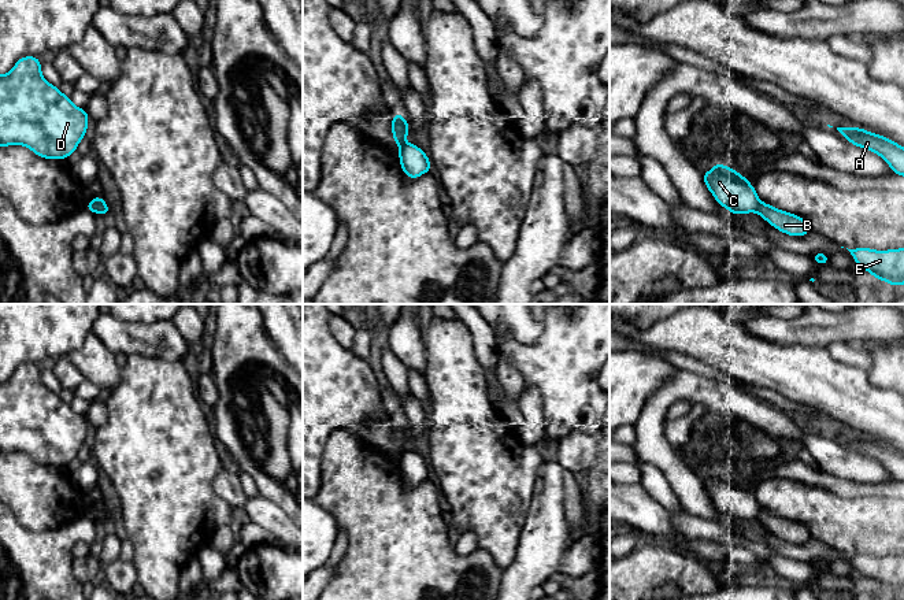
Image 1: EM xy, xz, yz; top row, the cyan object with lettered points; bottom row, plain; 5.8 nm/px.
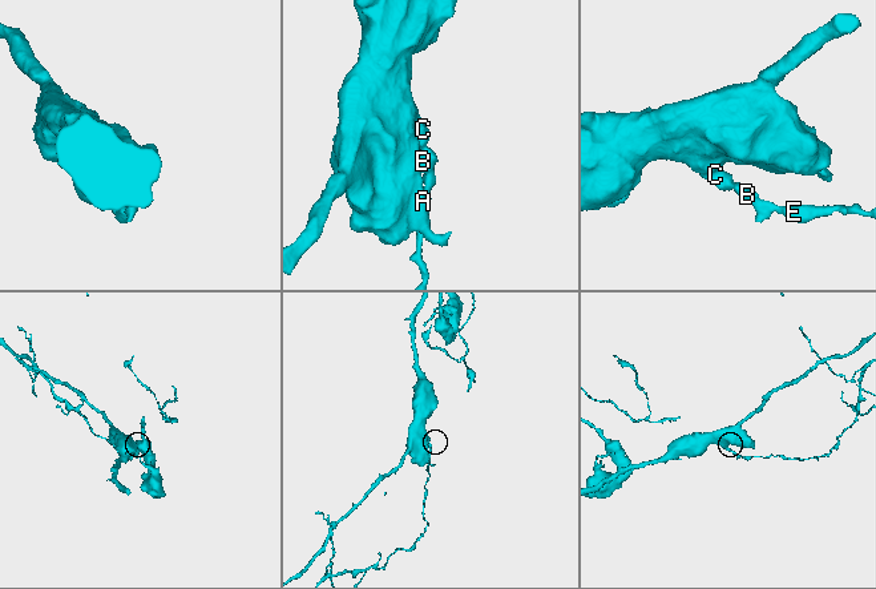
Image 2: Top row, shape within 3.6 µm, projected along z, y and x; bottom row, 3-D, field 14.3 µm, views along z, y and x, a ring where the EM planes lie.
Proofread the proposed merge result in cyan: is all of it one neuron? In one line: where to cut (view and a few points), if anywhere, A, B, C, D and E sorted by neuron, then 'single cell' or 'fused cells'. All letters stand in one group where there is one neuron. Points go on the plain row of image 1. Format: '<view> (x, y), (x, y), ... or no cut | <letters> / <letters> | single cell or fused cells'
xy (103, 507), (95, 519) | A C D / B E | fused cells

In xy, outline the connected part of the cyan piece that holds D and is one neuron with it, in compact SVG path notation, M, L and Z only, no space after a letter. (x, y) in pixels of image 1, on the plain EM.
M36 363L16 367L10 379L0 382L0 453L23 452L42 466L67 466L86 444L89 422L41 381Z

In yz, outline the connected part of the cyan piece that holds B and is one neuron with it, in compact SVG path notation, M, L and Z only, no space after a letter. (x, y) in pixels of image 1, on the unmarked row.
M760 510L757 521L777 537L788 542L803 544L811 538L804 525L778 516L767 510Z

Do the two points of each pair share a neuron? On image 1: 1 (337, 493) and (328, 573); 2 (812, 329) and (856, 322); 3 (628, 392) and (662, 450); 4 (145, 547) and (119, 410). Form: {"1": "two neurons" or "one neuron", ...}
{"1": "two neurons", "2": "one neuron", "3": "two neurons", "4": "one neuron"}

